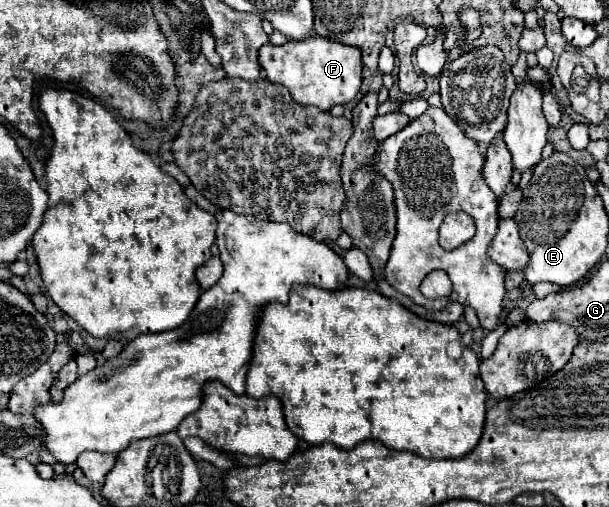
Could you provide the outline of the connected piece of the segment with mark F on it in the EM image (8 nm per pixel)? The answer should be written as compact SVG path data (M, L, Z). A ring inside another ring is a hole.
M322 36L286 42L282 46L264 44L260 48L260 66L264 68L268 80L286 86L298 104L318 106L320 110L330 110L334 104L348 104L362 84L360 48L344 46Z

